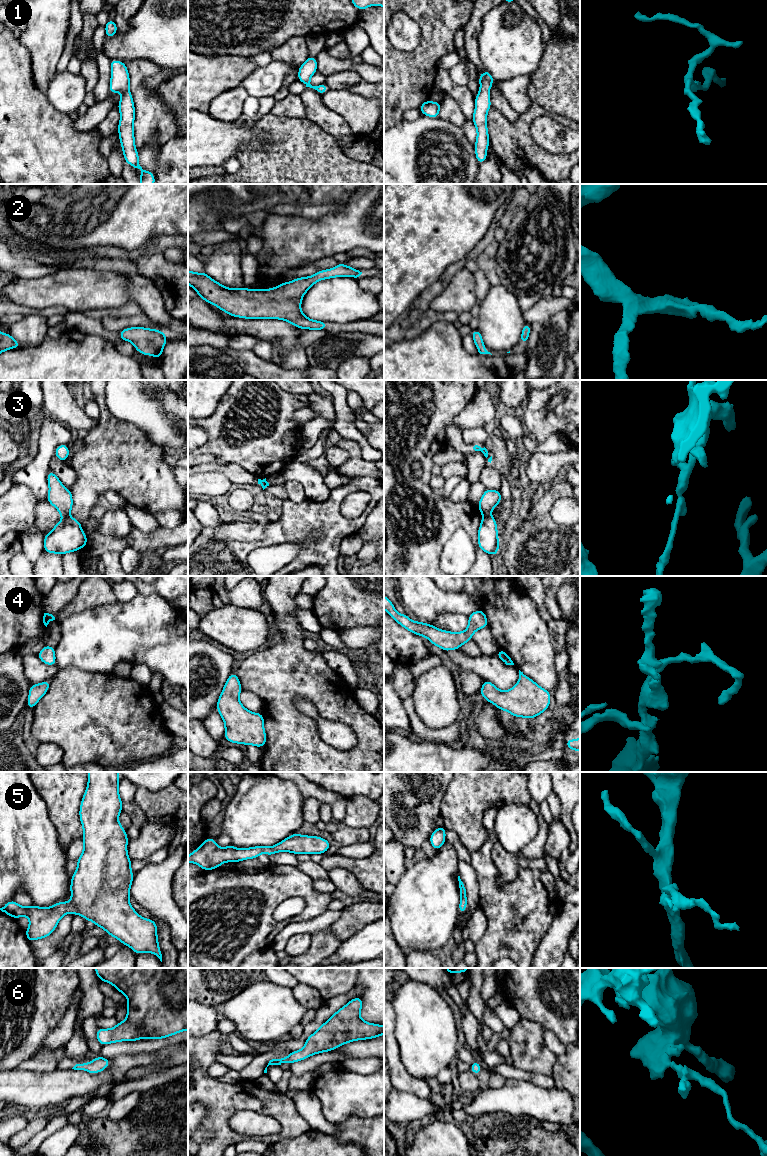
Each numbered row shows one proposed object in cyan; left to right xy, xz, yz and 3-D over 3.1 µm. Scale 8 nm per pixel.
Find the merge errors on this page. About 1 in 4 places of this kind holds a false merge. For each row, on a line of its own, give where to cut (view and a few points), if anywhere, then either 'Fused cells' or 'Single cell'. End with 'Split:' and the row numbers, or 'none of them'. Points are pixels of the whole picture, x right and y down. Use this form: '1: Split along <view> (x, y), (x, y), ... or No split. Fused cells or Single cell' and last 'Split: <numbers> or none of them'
1: No split. Single cell
2: No split. Single cell
3: Split along xy (68, 515), (63, 518). Fused cells
4: No split. Single cell
5: No split. Single cell
6: No split. Single cell
Split: 3

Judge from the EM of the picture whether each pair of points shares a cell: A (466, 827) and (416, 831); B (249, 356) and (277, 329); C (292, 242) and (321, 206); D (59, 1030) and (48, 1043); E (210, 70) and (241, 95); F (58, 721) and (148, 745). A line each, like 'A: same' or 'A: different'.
A: different
B: different
C: different
D: same
E: different
F: same

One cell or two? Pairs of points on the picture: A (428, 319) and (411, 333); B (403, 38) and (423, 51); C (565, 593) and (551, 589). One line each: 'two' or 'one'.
A: one
B: two
C: two

